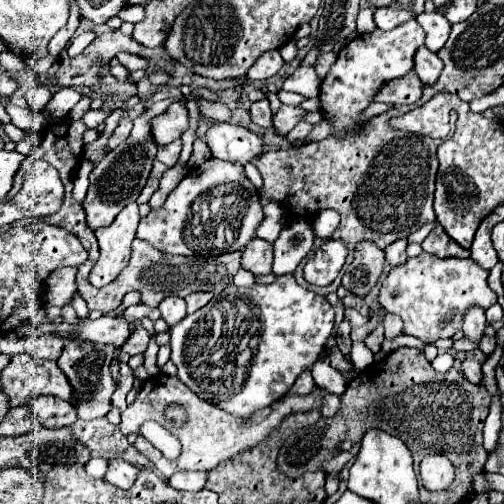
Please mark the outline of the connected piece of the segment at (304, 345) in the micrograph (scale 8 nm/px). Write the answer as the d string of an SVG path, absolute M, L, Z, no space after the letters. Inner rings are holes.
M294 274L280 276L274 284L256 284L252 288L238 288L230 284L216 294L196 314L188 314L184 322L172 326L170 360L178 368L178 378L200 398L220 406L234 418L248 420L254 412L268 408L272 402L286 396L304 368L310 368L334 328L334 308L324 296L318 296L298 286ZM236 370L244 370L244 378L236 378Z

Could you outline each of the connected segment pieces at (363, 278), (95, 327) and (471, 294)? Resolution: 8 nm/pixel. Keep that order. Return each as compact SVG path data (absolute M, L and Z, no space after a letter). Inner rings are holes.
M358 242L354 250L354 260L350 262L342 286L348 288L348 292L362 296L372 290L378 276L384 268L384 252L374 242Z
M100 316L96 320L76 318L74 332L70 336L78 340L92 340L98 344L114 344L120 348L130 334L130 326L124 316Z
M422 252L416 258L408 258L404 266L392 266L380 288L380 304L386 312L398 314L404 320L404 334L424 342L452 338L460 332L468 306L486 310L498 302L498 296L488 288L486 278L488 270L476 266L472 258L436 258Z

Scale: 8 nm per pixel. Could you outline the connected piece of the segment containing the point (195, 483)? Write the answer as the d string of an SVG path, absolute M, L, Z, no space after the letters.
M178 472L170 476L170 484L178 490L200 490L208 480L208 472Z

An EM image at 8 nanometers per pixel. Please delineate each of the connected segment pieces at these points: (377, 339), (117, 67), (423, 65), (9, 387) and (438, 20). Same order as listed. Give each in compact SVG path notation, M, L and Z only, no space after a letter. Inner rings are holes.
M380 324L380 326L366 338L366 344L368 344L368 348L370 348L372 352L378 352L382 340L384 340L384 328L382 328L382 324Z
M112 58L110 61L110 70L112 70L112 76L116 76L118 80L122 80L122 82L130 82L130 84L134 84L132 80L130 80L130 72L116 60L116 58Z
M420 46L420 50L416 50L414 70L424 84L434 84L442 72L442 66L444 66L442 60L436 54L432 54L426 46Z
M26 352L12 356L10 364L2 370L2 390L8 394L10 406L24 406L42 395L74 402L72 386L68 386L68 378L64 378L58 364L32 358Z
M432 12L432 14L420 14L416 18L420 22L420 26L426 30L426 46L432 50L432 52L438 52L446 40L448 40L448 34L450 34L450 22L444 18L444 14L440 12Z

